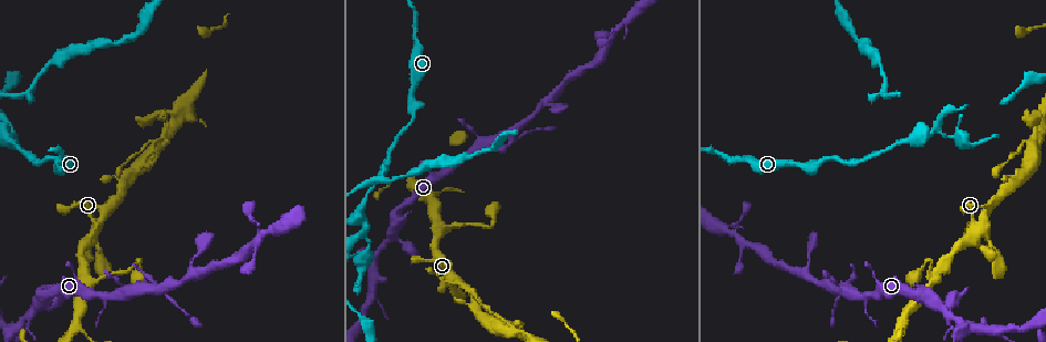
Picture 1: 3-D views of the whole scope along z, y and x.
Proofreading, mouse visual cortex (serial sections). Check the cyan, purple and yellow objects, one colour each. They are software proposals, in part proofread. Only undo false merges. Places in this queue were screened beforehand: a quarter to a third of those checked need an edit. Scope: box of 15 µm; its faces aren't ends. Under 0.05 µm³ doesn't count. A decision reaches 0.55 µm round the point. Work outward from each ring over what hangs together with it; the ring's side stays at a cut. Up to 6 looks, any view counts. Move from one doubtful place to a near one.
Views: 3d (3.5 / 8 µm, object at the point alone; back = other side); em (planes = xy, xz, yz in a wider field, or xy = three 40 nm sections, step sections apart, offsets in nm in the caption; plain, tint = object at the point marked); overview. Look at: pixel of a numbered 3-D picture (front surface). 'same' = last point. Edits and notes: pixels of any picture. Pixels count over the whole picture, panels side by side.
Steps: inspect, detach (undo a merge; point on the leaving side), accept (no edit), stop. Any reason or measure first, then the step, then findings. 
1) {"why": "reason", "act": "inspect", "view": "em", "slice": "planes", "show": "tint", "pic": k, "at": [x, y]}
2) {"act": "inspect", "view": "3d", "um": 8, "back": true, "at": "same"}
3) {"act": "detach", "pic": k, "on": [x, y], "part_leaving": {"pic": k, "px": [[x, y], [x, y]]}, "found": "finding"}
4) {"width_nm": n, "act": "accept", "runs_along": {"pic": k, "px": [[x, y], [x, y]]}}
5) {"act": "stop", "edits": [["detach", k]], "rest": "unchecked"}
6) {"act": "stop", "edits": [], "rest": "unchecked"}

{"why": "sharp bend", "act": "inspect", "view": "3d", "um": 3.5, "pic": 1, "at": [155, 289]}

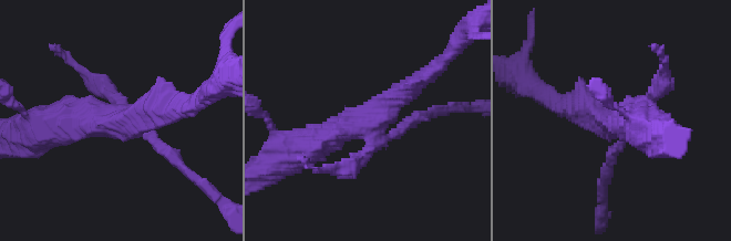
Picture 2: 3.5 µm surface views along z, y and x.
{"act": "inspect", "view": "em", "slice": "xy", "step": 3, "show": "tint", "pic": 2, "at": [364, 121]}

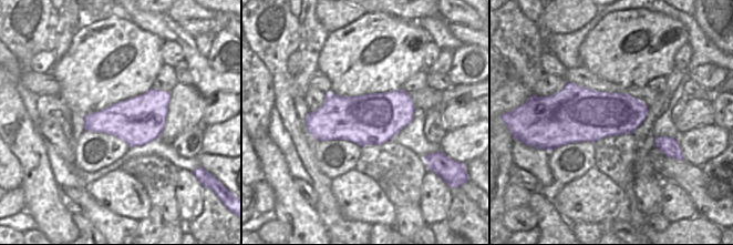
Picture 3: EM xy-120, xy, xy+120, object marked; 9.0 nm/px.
{"act": "detach", "pic": 2, "on": [95, 83], "found": "two cells meet here"}

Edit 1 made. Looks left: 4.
{"why": "see it whole again", "act": "inspect", "view": "overview"}

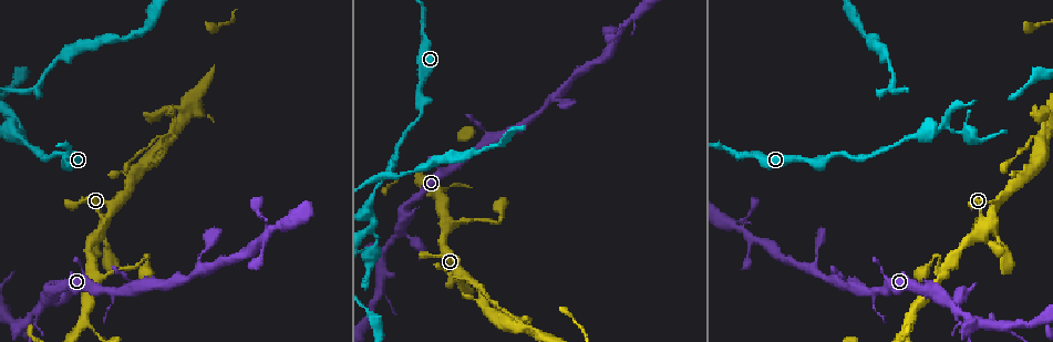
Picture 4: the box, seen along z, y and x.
{"why": "abrupt turn", "act": "inspect", "view": "3d", "um": 3.5, "pic": 4, "at": [1039, 138]}

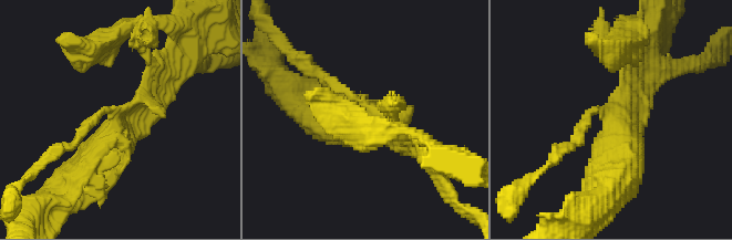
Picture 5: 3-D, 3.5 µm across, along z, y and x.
{"arm_widths_nm": [150, 350], "why": "need the tissue", "act": "inspect", "view": "em", "slice": "xy", "step": 2, "show": "tint", "pic": 5, "at": [610, 120]}

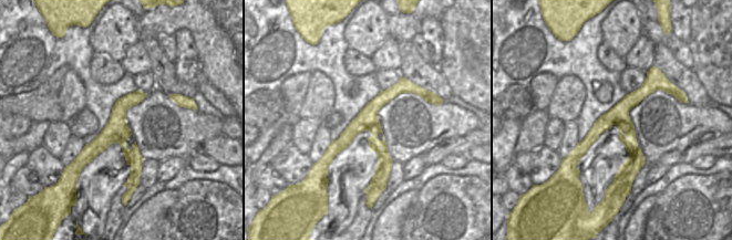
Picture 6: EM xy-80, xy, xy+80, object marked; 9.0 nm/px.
{"act": "accept", "runs_along": {"pic": 5, "px": [[329, 126], [363, 108], [322, 77]]}, "found": "one cell here"}

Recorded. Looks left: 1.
{"act": "stop", "edits": [["detach", 2]], "rest": "unchecked"}

